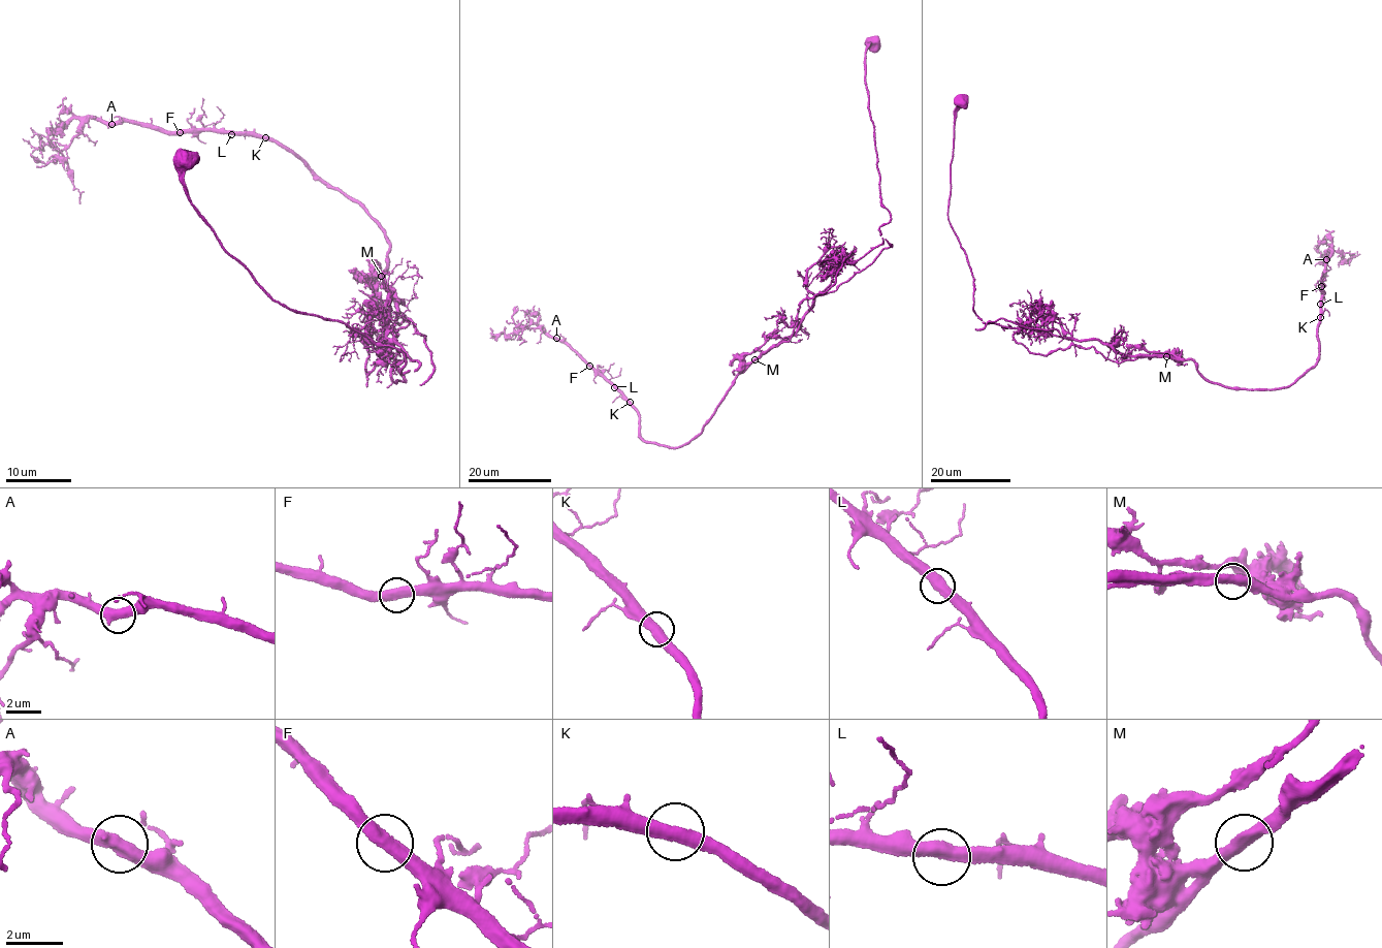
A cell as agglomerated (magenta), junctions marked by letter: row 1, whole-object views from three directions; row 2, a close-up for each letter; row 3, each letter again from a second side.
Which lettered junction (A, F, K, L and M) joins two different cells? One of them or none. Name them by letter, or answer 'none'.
M

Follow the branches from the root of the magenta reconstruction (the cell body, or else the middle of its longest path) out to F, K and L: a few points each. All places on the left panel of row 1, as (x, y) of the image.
F: (186, 159), (188, 201), (268, 296), (419, 366), (389, 332), (404, 302), (364, 208), (272, 143), (180, 132)
K: (186, 159), (188, 201), (263, 292), (415, 370), (387, 328), (404, 302), (376, 269), (383, 231), (265, 137)
L: (186, 159), (188, 201), (263, 292), (415, 370), (377, 222), (304, 159), (231, 134)

